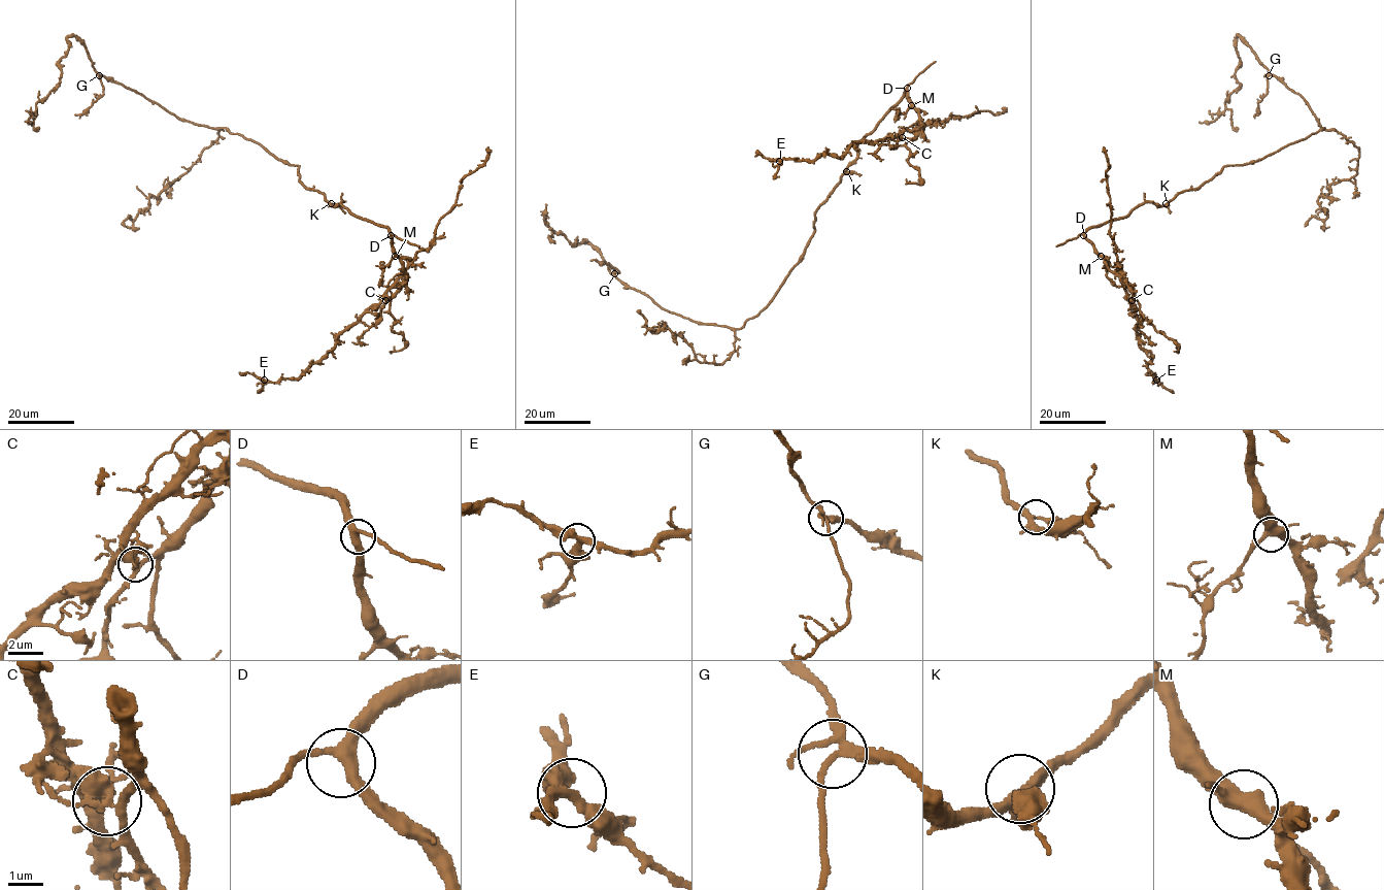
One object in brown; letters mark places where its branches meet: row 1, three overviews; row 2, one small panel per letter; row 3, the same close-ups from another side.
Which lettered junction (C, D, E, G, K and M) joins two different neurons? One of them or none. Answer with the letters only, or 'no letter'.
C

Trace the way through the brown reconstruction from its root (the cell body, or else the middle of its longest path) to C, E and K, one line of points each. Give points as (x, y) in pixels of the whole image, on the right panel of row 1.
C: (1226, 165), (1163, 205), (1144, 201), (1125, 217), (1085, 232), (1105, 264), (1120, 274), (1132, 300)
E: (1226, 165), (1163, 205), (1144, 201), (1085, 232), (1122, 278), (1156, 380)
K: (1226, 165), (1197, 188), (1180, 192), (1166, 203)

